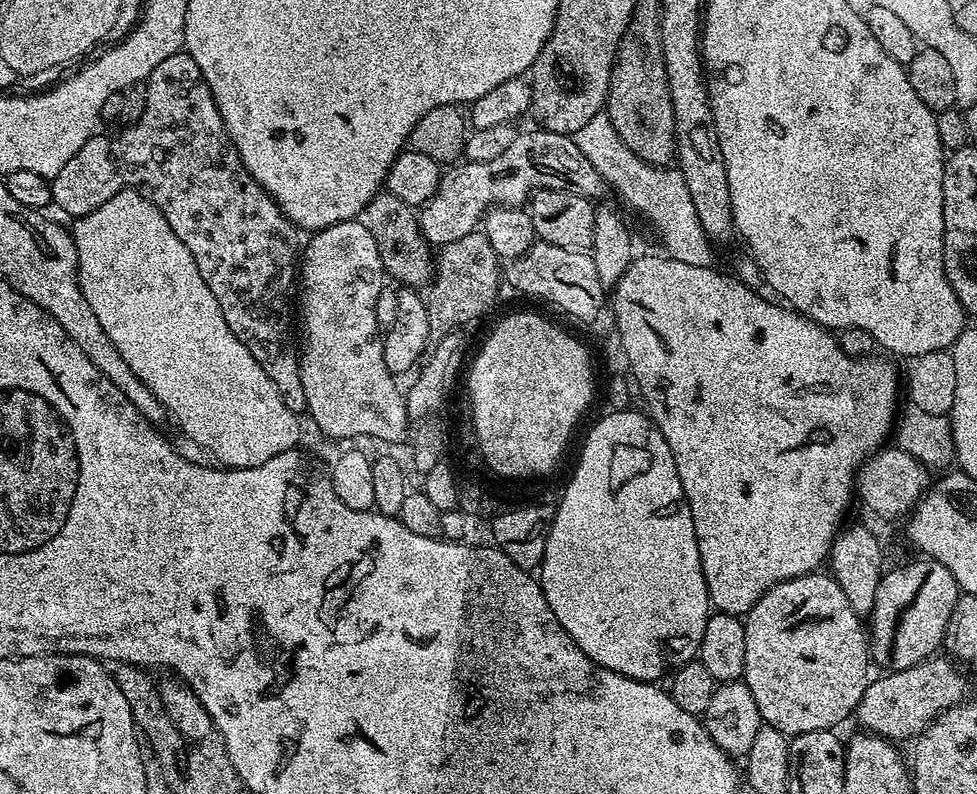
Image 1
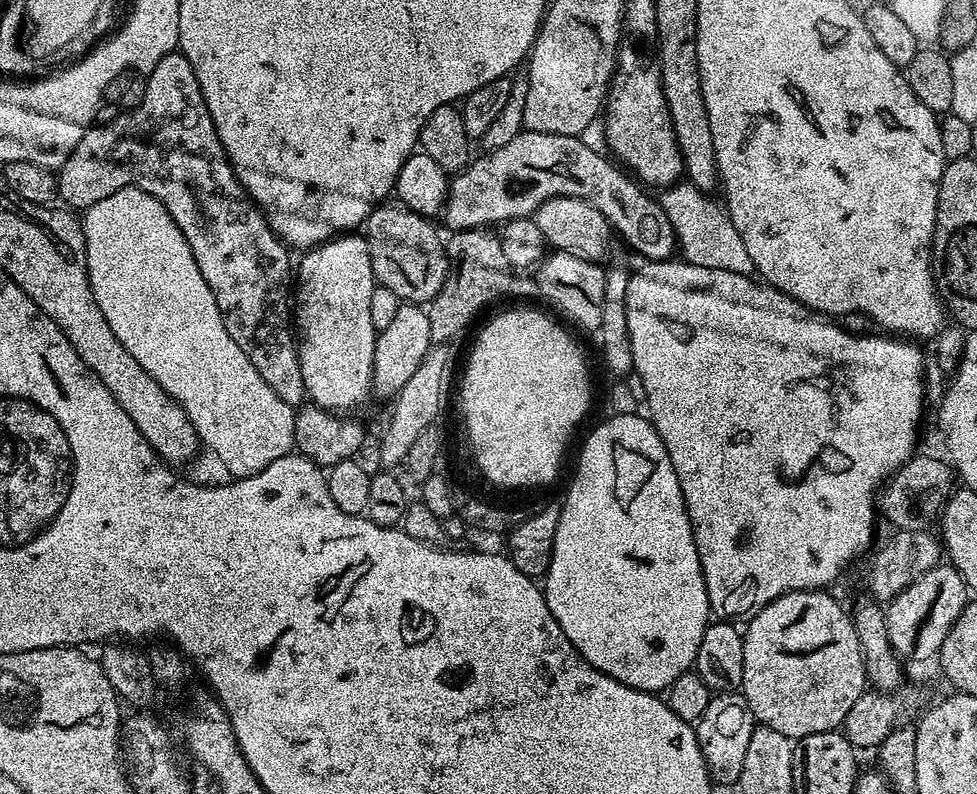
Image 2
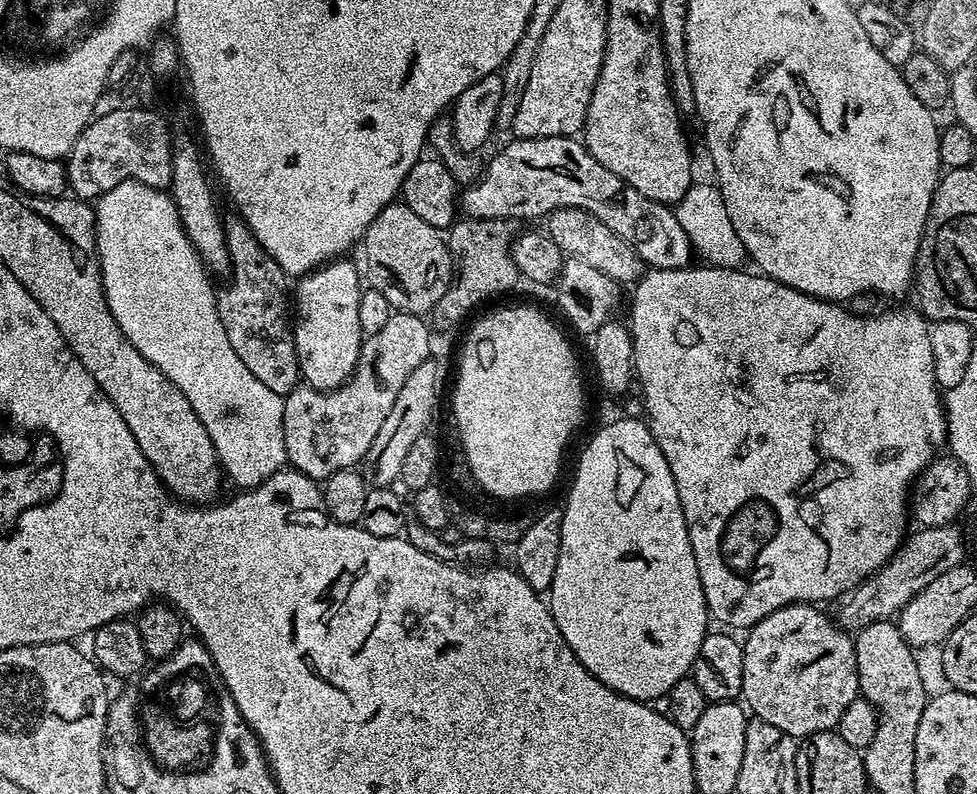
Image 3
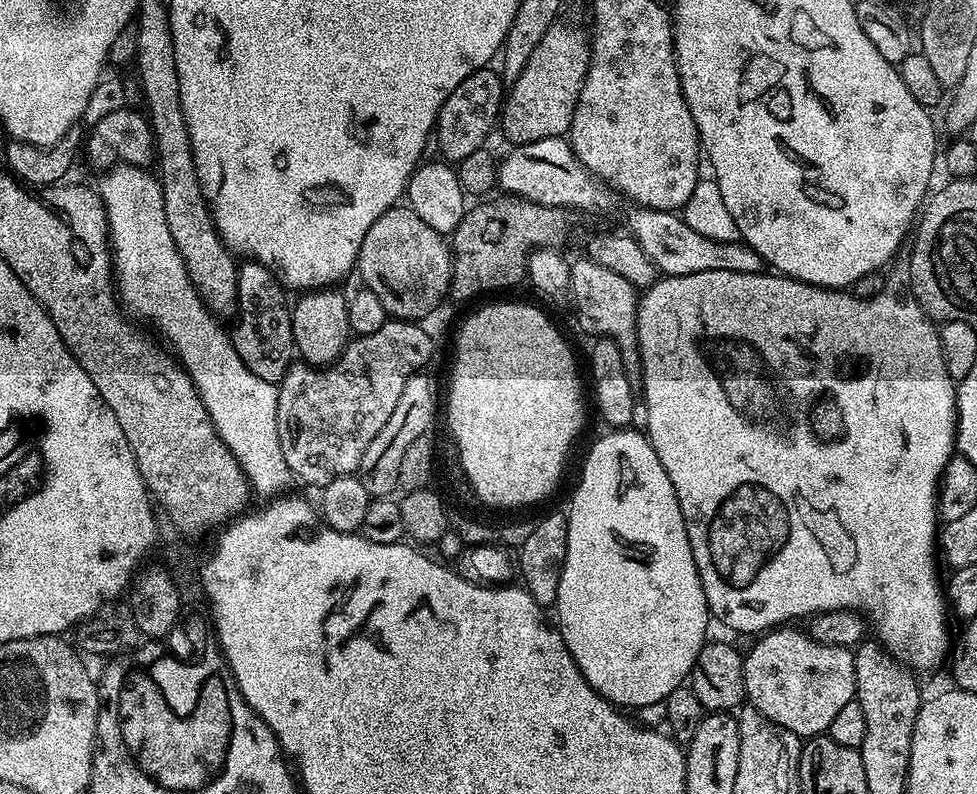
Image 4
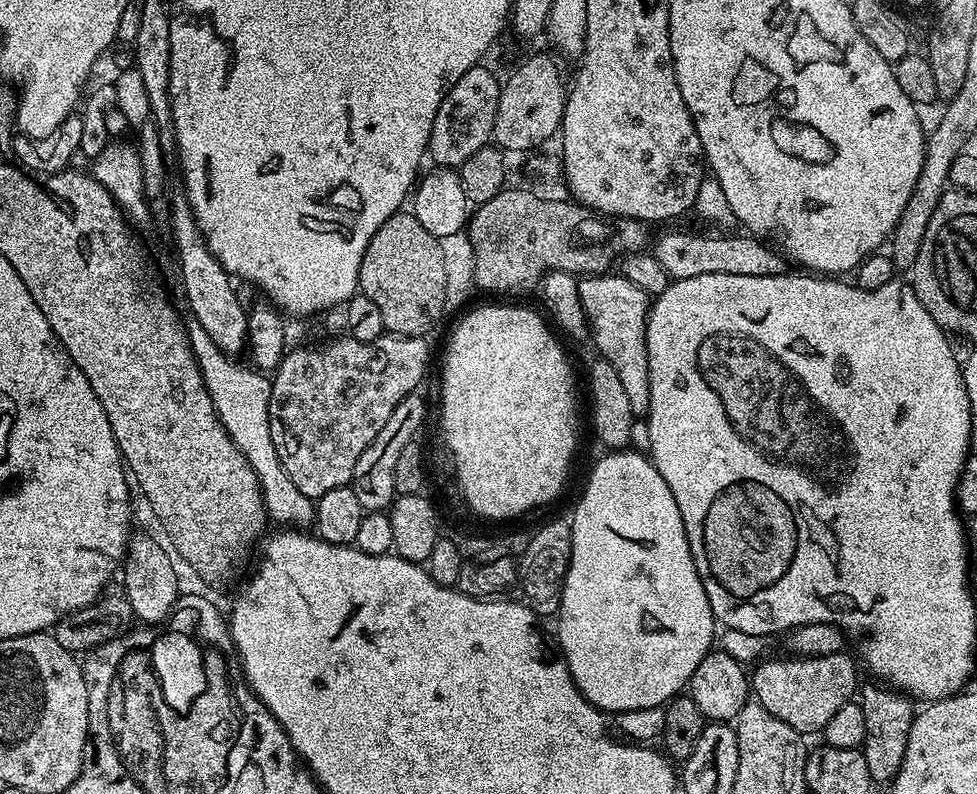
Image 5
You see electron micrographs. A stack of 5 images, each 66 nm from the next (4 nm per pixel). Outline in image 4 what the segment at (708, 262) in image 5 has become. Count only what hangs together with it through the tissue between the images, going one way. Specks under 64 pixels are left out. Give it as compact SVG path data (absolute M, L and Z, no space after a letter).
M629 207L627 231L646 250L650 262L654 262L657 273L664 276L685 276L702 274L706 270L730 270L738 274L754 274L761 271L760 256L749 244L733 242L723 244L717 240L698 234L686 226L683 215L676 212L663 212L653 208Z

